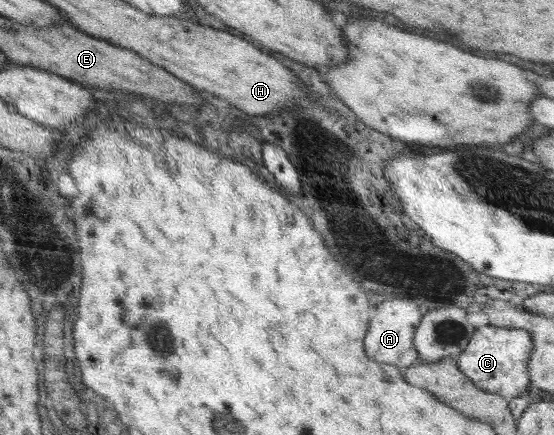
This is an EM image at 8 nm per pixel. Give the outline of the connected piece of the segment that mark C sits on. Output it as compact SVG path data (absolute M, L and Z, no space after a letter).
M488 324L475 328L466 349L457 357L457 366L476 387L510 399L526 395L529 389L531 382L528 377L528 358L532 355L532 350L534 343L525 329Z

